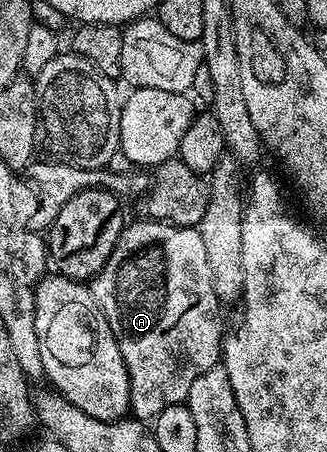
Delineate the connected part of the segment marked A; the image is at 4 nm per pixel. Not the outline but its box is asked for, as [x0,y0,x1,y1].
[88,220,224,423]

